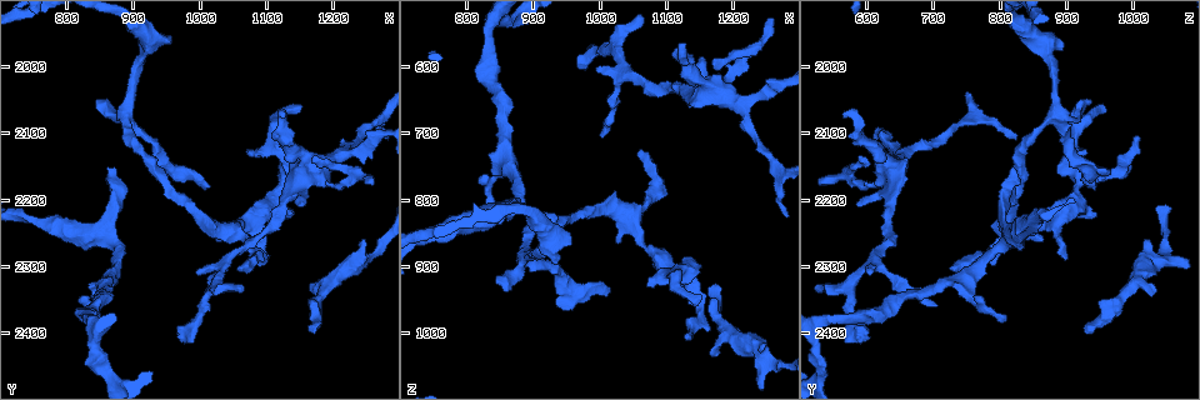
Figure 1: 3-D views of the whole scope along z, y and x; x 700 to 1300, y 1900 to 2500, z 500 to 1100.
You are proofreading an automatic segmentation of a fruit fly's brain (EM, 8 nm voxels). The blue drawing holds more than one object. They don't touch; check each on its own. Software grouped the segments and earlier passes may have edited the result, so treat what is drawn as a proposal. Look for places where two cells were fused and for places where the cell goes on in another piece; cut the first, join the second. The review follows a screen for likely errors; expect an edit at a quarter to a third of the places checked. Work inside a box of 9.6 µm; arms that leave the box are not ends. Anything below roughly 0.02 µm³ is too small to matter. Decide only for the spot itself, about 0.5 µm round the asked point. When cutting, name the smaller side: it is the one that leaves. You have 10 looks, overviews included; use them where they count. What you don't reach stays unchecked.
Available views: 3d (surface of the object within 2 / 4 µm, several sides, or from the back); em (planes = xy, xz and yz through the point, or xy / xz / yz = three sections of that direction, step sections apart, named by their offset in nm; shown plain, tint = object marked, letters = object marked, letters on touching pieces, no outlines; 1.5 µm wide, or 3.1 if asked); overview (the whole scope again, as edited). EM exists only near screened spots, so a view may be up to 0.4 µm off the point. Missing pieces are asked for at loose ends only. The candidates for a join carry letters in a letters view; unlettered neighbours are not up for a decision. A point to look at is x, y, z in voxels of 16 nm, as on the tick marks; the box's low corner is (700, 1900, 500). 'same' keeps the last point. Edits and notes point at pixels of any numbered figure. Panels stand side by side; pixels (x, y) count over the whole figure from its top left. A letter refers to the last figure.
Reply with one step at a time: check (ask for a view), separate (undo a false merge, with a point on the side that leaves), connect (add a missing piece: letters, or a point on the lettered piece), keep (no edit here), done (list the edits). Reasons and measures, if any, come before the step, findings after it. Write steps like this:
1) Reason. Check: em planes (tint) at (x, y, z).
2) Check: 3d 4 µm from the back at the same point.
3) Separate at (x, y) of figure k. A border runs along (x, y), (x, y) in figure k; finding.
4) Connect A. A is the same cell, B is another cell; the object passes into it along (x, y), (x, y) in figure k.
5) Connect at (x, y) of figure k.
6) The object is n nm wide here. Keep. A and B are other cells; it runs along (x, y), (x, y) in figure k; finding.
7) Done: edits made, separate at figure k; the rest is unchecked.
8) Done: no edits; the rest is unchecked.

Check: 3d 2 µm at (1170, 2335, 1035).

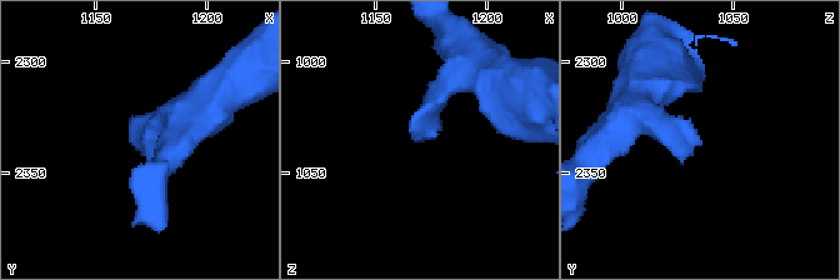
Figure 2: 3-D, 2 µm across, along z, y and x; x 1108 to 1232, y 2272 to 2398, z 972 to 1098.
Check: em planes (tint) at (1167, 2336, 1035).

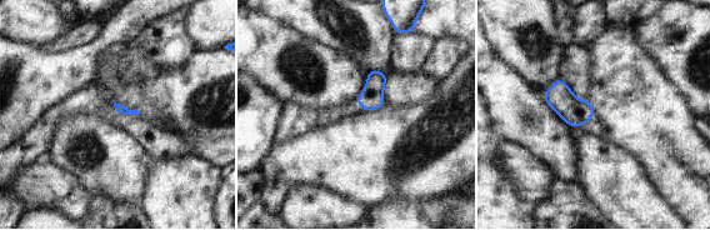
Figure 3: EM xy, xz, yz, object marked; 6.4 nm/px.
Check: em planes (letters) at the same point.

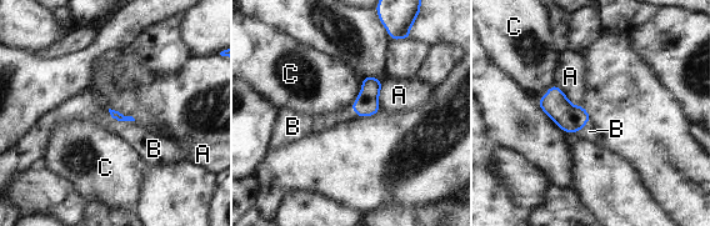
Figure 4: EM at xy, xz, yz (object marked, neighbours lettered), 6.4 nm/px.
Connect B. B is the same cell, A and C are other cells; the object passes into it along (116, 115), (119, 120), (88, 106) in figure 4; it goes on there.

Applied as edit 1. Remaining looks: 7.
See it whole again. Check: overview.

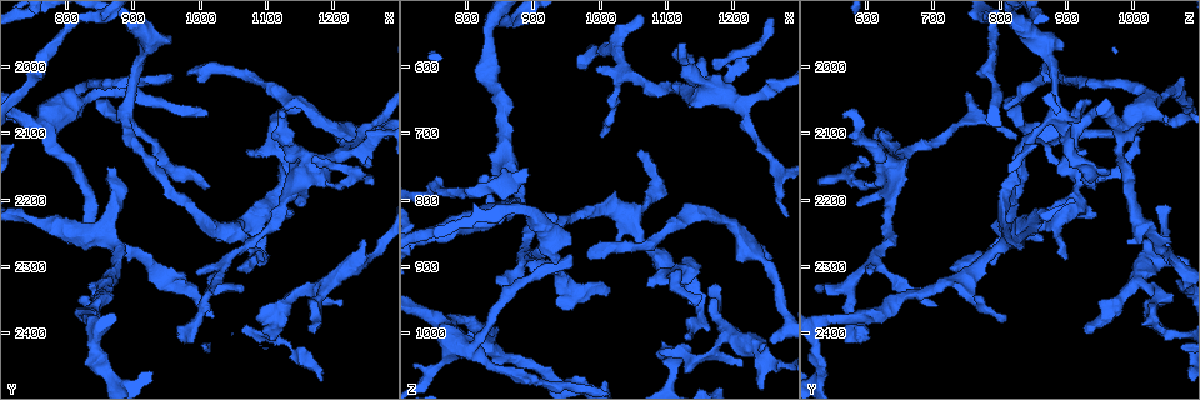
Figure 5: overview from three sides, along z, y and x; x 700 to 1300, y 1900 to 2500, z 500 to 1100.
Branch stops here. Check: em planes (letters) at (1070, 2130, 930).

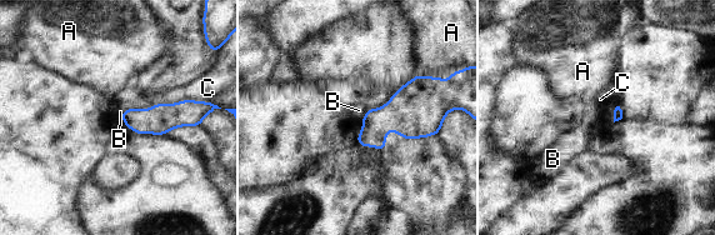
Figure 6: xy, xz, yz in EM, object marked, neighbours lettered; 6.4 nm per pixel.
Keep. A, B and C are other cells; none of them fits.

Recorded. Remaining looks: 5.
Free end. Check: 3d 4 µm at (840, 2380, 805).

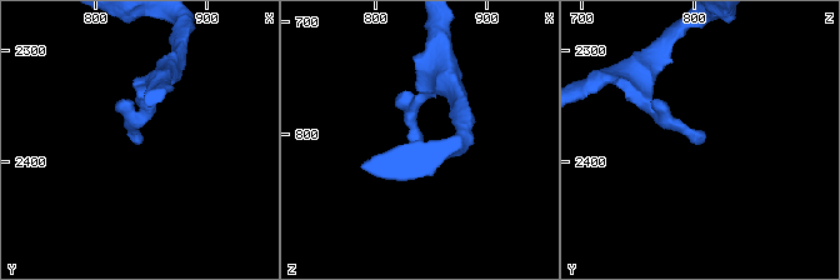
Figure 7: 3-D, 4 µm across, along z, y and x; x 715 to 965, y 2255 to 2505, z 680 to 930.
Check: em yz step 4 (letters) at (838, 2382, 806).

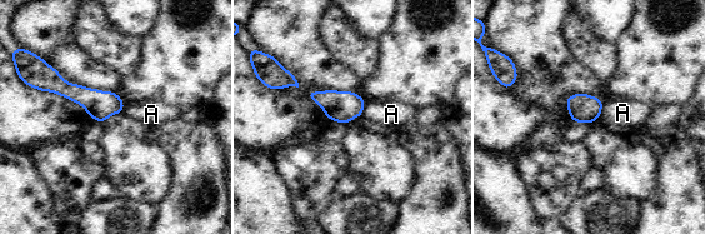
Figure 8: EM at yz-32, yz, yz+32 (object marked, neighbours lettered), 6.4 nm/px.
The object is 180 nm wide here. Keep. A is another cell; no lettered piece goes on from it.

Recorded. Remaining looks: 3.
Check: 3d 4 µm at (970, 2410, 585).

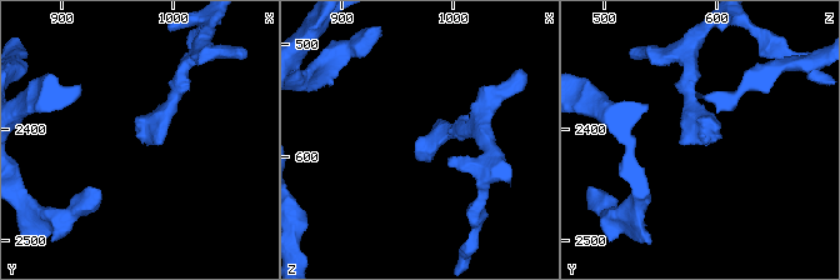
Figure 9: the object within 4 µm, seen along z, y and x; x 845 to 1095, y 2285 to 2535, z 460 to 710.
Now the EM. Check: em xz step 8 (letters) at (970, 2406, 586).

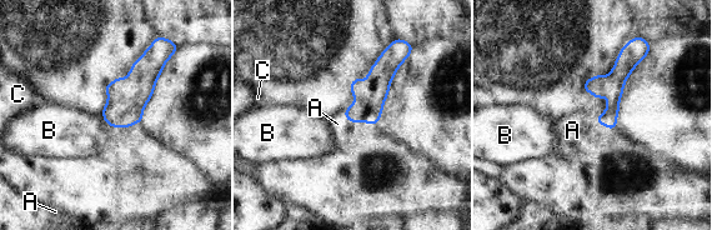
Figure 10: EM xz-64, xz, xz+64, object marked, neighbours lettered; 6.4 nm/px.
Check: em planes (letters) at the same point.

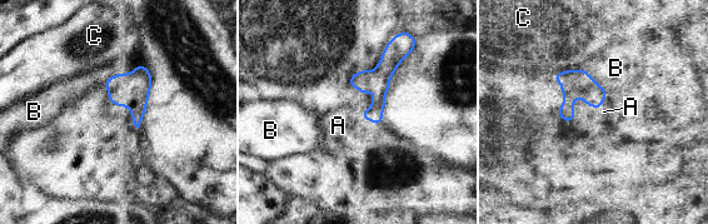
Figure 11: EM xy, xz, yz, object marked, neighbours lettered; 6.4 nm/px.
The object is 120 nm wide here. Connect A. A is the same cell, B and C are other cells; it goes on there.

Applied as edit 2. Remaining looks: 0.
Done: edits made, connect at figure 4, connect at figure 11; the rest is unchecked.

